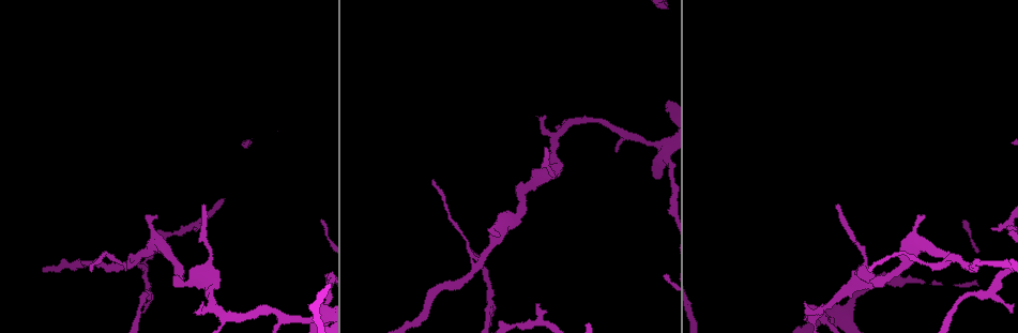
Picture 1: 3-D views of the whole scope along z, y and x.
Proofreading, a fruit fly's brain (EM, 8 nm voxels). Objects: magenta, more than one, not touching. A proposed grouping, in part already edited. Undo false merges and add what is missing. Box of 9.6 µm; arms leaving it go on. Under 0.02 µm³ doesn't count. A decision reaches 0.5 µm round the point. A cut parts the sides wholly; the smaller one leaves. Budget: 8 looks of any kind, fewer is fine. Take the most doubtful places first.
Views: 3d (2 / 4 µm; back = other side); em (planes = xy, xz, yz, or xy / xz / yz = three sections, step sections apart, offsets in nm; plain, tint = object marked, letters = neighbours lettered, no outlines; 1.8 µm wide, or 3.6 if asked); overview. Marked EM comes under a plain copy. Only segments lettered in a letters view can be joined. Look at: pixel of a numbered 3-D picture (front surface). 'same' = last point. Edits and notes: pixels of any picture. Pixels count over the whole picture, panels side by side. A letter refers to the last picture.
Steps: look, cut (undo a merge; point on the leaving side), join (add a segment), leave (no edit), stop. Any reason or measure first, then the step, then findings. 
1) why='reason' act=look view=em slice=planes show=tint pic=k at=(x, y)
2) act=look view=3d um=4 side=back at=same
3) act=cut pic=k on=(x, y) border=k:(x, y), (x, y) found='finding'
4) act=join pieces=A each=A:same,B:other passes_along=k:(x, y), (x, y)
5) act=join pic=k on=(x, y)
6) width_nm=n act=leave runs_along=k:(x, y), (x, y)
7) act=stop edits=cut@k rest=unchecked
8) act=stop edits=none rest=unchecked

why='an open end' act=look view=3d um=2 pic=1 at=(497, 234)

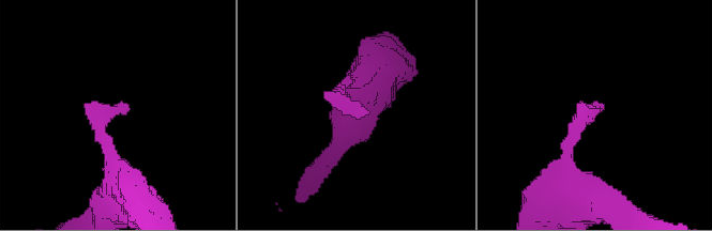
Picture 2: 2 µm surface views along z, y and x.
act=look view=em slice=planes show=letters pic=2 at=(599, 108)

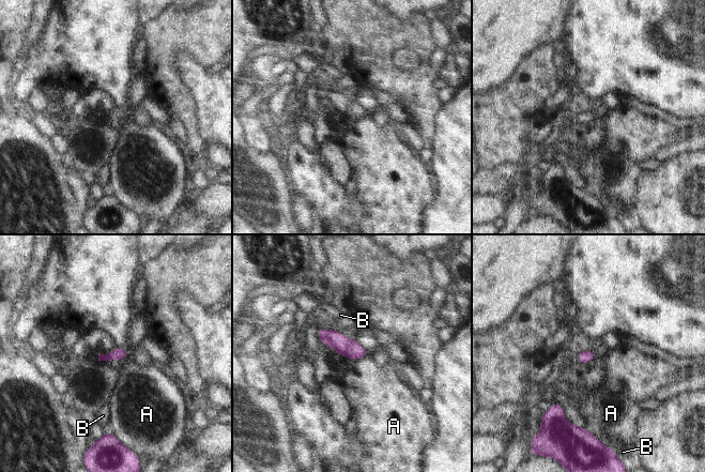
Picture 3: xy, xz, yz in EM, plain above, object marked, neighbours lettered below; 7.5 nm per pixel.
act=leave each=A:other,B:other border=3:(368, 353), (353, 361) found='none of them fits'

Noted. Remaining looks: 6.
act=look view=em slice=planes show=letters pic=1 at=(994, 230)

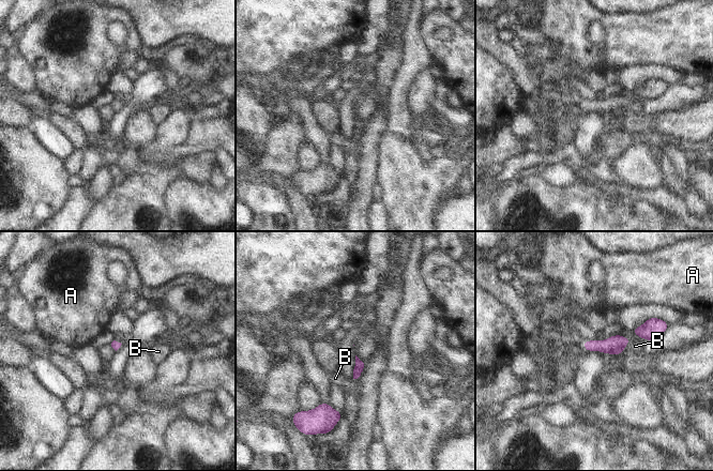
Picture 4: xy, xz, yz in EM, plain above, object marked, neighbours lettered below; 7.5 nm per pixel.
act=leave each=A:other,B:other found='no lettered segment goes on from it'

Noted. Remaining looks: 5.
why='four-way junction' act=look view=3d um=4 pic=1 at=(655, 143)

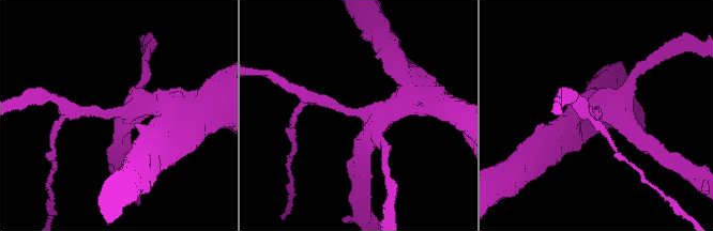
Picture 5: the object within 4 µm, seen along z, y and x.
act=look view=em slice=planes show=letters pic=5 at=(359, 112)

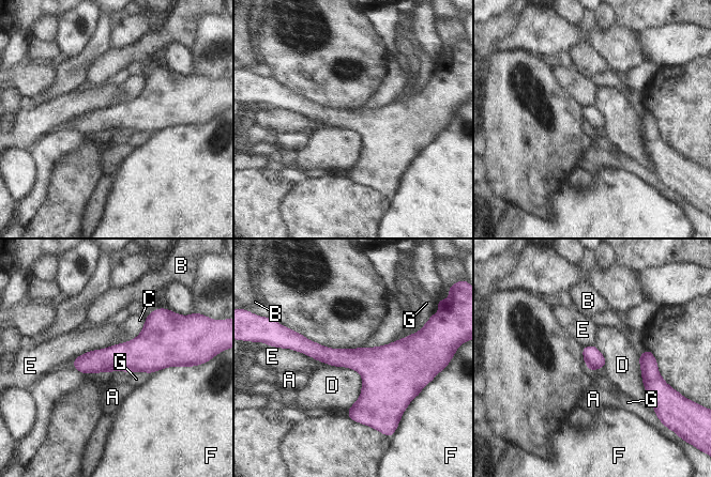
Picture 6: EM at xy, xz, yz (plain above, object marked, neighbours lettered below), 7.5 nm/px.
longest_contact=D:360nm act=leave each=A:other,B:other,C:other,D:other,E:other,F:other,G:other border=6:(329, 365), (360, 374), (351, 406) found='continuous, no second cell'

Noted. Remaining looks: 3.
act=stop edits=none rest=unchecked

